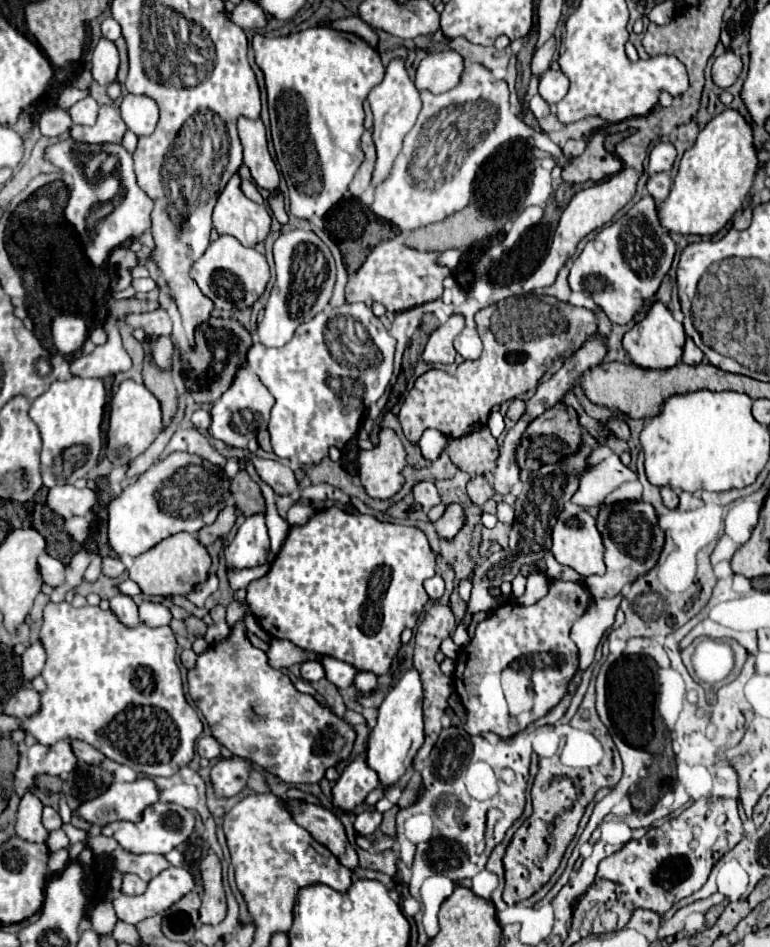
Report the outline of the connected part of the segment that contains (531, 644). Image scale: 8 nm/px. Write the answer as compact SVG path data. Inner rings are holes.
M552 580L550 592L536 604L502 604L476 626L476 634L470 644L460 648L454 670L454 688L466 708L468 734L494 732L502 738L512 738L560 702L560 698L566 694L570 678L578 668L578 648L570 640L570 628L586 612L588 600L590 592L584 584ZM530 656L532 684L536 694L534 708L530 712L512 716L500 688L500 672L514 660Z

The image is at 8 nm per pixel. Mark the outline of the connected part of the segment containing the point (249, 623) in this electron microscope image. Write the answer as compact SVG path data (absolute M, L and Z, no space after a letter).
M249 614L244 618L244 623L246 625L246 630L249 632L254 633L255 635L257 635L260 639L262 639L265 642L270 642L271 641L271 637L268 636L268 634L266 634L266 632L264 632L264 630L262 630L262 628L260 628L260 625L258 624L258 622L256 622L255 616L253 614Z

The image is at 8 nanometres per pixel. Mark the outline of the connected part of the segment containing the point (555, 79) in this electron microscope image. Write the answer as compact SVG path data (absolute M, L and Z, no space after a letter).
M548 70L544 72L544 76L540 78L540 84L538 84L538 92L540 96L550 104L558 104L566 92L568 92L568 78L560 72L560 70Z

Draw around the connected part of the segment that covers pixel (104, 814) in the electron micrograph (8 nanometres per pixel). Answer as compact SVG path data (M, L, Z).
M152 778L114 782L102 796L80 804L78 816L98 826L106 826L116 820L140 822L142 812L158 802L158 798L160 790Z

